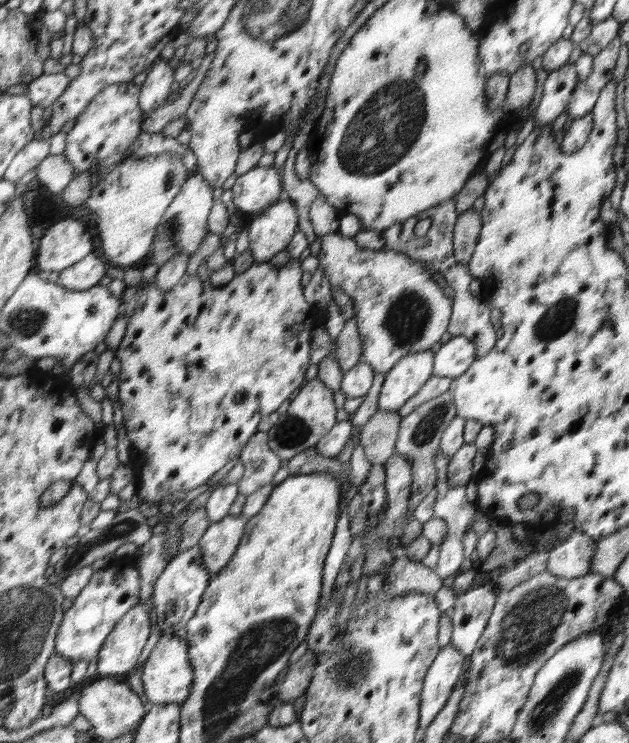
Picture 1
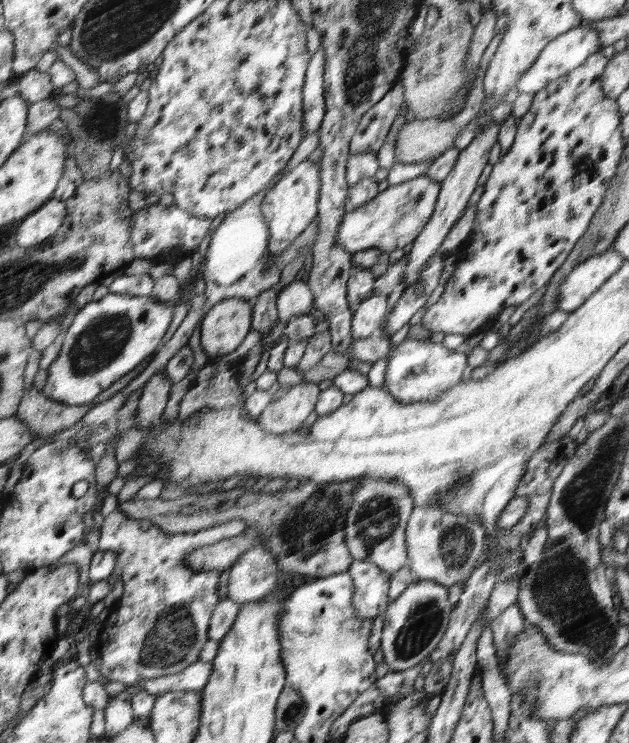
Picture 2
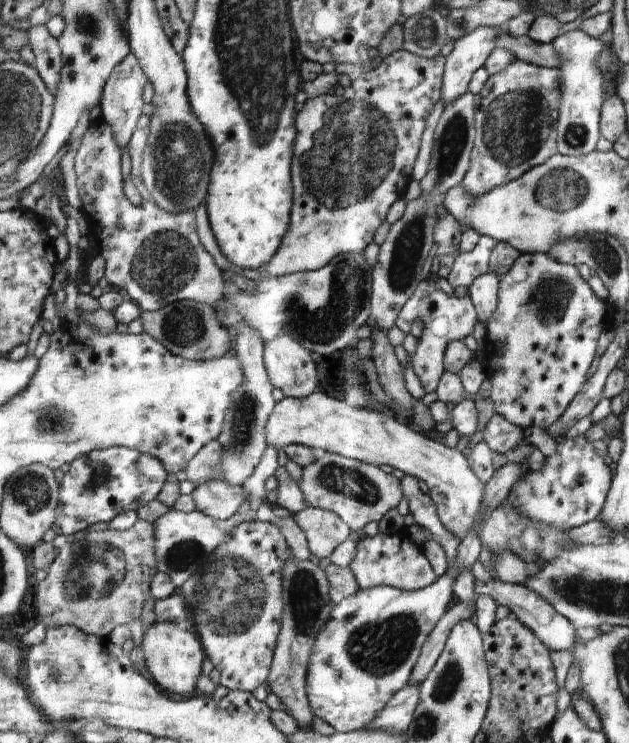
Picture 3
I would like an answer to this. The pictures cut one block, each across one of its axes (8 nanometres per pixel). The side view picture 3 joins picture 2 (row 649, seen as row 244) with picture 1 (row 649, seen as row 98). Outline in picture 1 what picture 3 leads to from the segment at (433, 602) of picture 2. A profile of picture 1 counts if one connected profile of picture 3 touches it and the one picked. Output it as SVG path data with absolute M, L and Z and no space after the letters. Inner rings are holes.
M493 583L478 585L473 590L462 593L453 605L451 615L452 632L450 645L470 658L491 617L497 588Z

